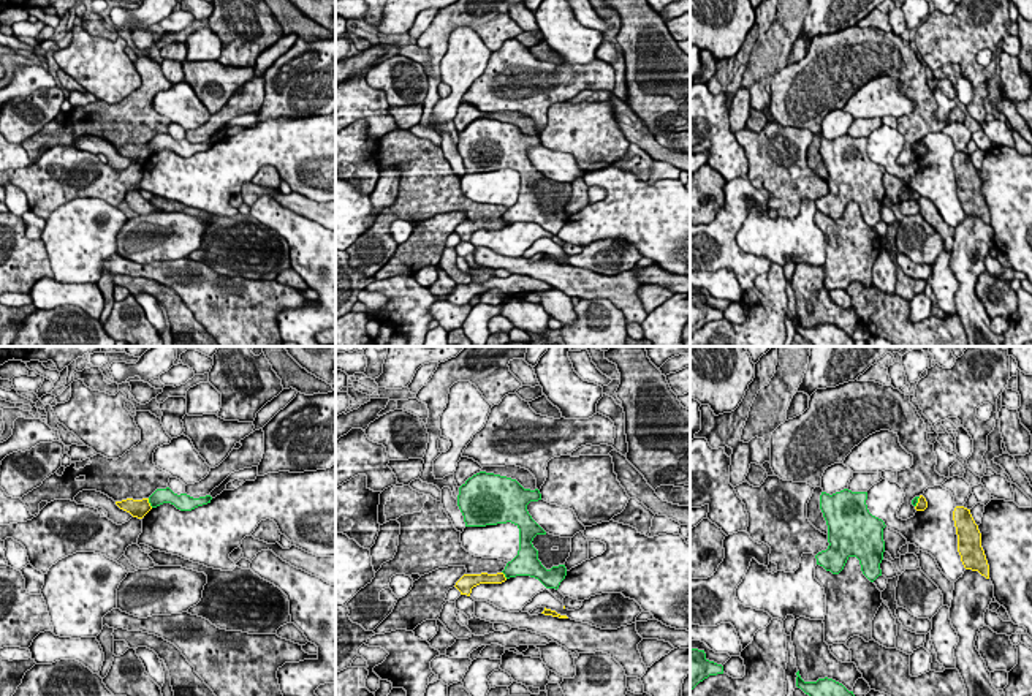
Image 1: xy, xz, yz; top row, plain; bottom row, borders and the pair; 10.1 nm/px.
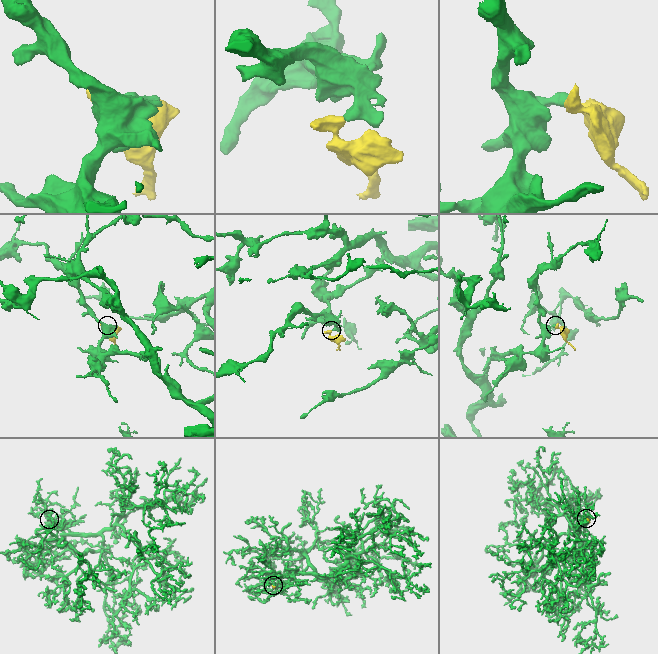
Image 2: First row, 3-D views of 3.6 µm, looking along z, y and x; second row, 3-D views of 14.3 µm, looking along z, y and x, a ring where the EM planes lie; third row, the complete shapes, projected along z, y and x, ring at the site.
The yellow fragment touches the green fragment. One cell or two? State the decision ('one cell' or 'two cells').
two cells

